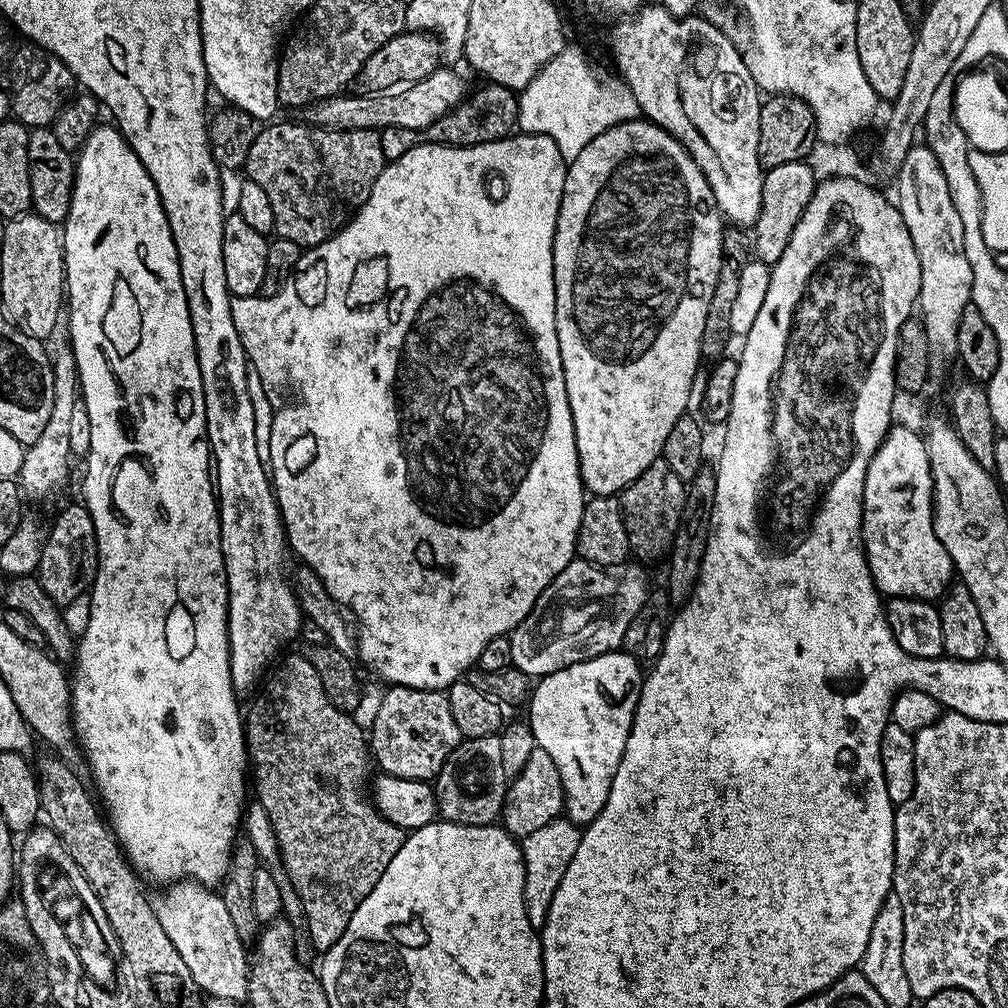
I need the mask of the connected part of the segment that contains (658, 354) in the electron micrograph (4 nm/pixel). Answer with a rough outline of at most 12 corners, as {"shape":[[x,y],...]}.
{"shape":[[647,118],[571,157],[552,247],[580,477],[689,411],[726,224]]}

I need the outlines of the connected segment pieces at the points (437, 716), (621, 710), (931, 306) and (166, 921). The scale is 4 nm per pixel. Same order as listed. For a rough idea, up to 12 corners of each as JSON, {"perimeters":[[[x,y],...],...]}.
{"perimeters":[[[392,686],[370,728],[389,776],[431,781],[461,742],[443,691]],[[617,650],[552,672],[526,720],[564,812],[606,806],[638,706]],[[924,142],[894,180],[922,266],[932,359],[953,359],[972,299],[962,218]],[[175,883],[155,905],[205,997],[243,1002],[250,956],[222,896]]]}

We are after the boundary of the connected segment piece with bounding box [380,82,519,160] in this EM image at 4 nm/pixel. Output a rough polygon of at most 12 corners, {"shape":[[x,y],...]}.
{"shape":[[487,83],[418,131],[385,128],[385,159],[415,143],[470,145],[503,140],[519,99]]}

